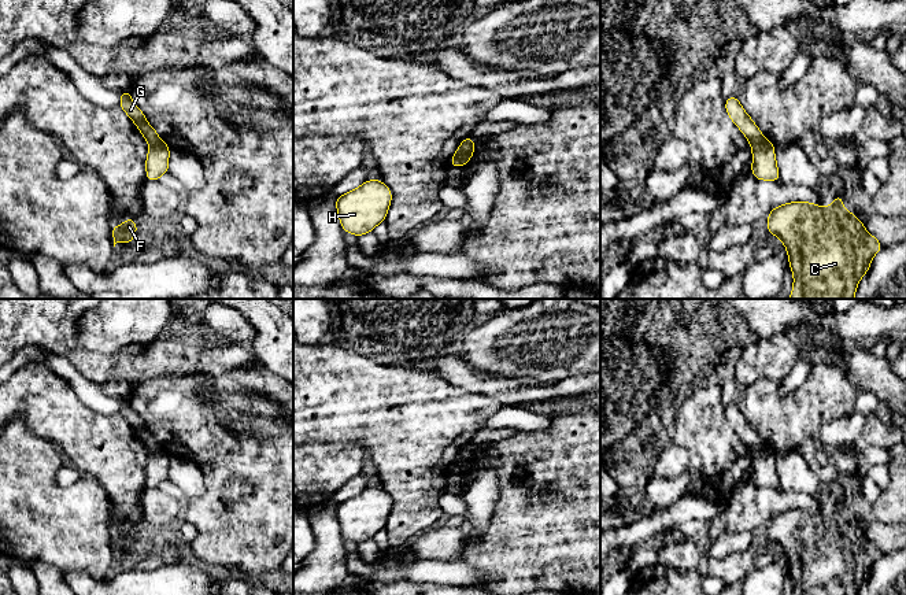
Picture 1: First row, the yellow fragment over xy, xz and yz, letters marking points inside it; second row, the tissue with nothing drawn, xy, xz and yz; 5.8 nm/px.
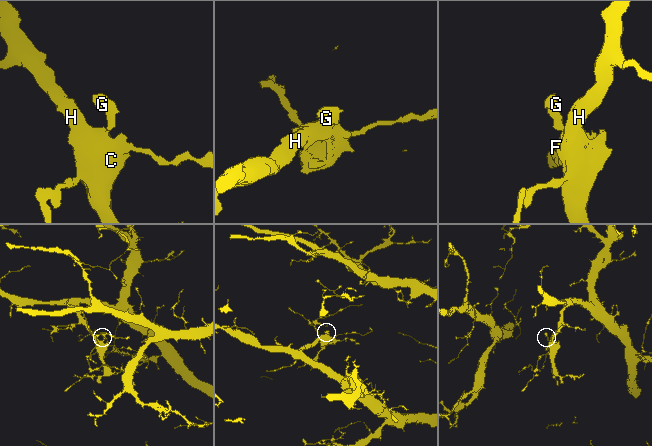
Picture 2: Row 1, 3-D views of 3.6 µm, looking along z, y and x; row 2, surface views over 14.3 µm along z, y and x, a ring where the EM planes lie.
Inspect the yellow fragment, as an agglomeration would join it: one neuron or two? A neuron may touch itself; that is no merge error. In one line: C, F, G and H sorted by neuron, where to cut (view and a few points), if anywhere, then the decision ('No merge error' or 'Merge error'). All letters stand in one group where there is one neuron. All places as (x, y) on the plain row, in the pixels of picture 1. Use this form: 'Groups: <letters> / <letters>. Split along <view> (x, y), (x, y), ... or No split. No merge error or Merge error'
Groups: C F H / G. Split along xz (473, 450), (468, 450), (454, 462). Merge error

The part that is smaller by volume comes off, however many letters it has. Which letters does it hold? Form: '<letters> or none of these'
G

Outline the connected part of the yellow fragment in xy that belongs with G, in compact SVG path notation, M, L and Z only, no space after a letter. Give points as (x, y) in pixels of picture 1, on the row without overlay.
M132 398L119 399L121 410L119 415L122 415L127 424L134 429L140 440L147 447L148 452L152 454L160 448L158 439L148 430L144 420L133 410Z

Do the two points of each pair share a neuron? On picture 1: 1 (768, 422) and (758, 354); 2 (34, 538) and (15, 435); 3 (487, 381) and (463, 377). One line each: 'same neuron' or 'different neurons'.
1: different neurons
2: same neuron
3: same neuron

